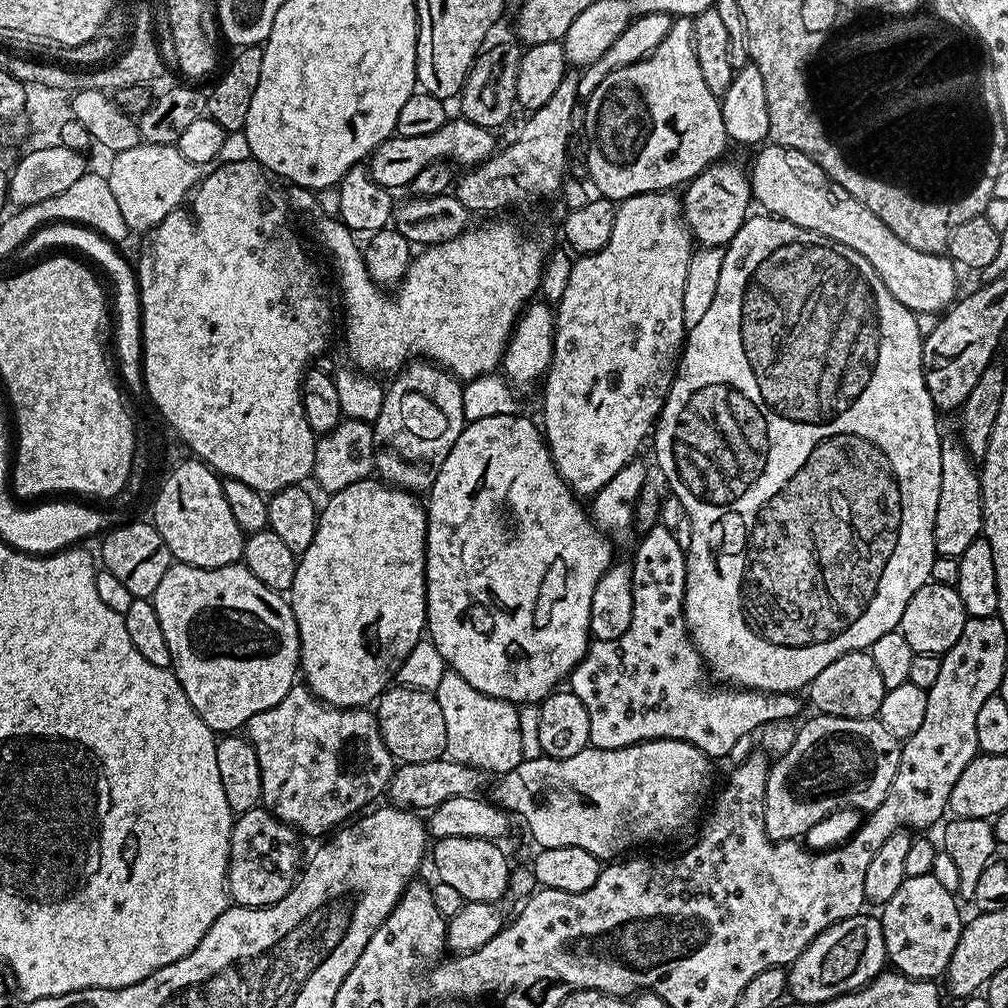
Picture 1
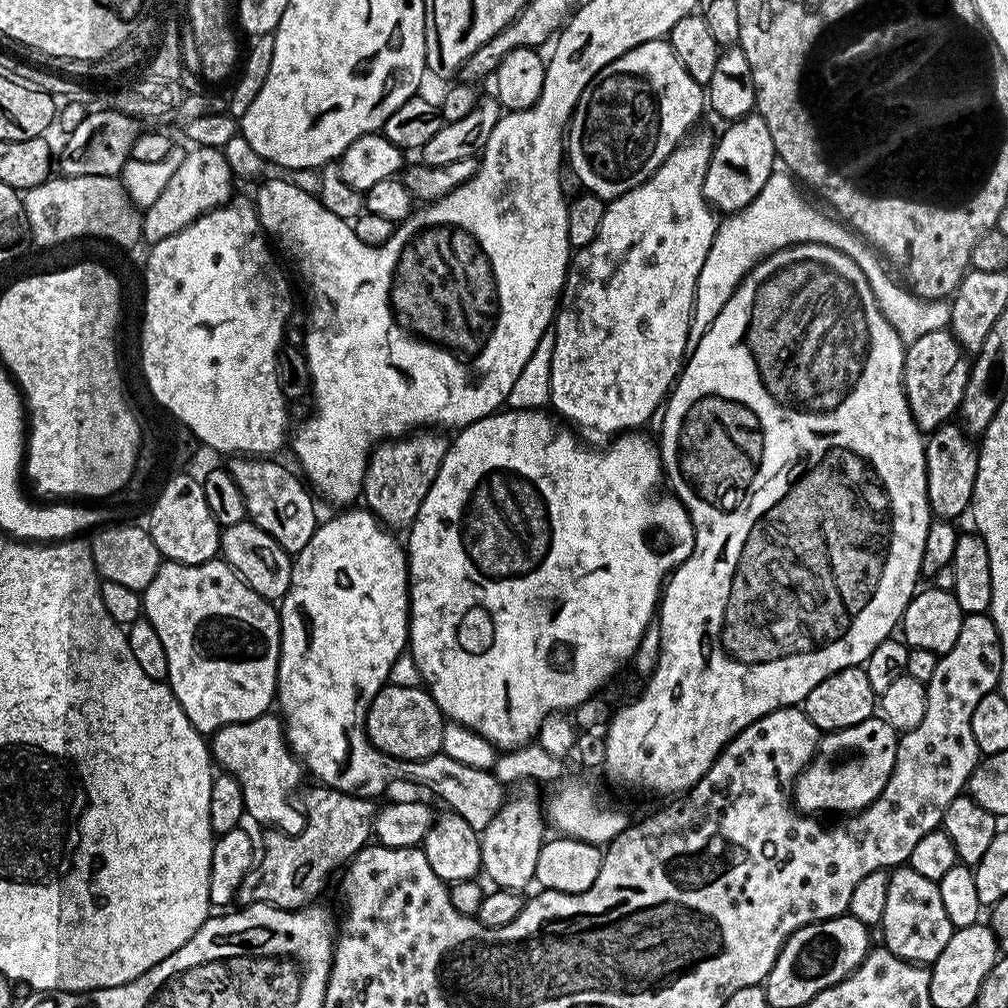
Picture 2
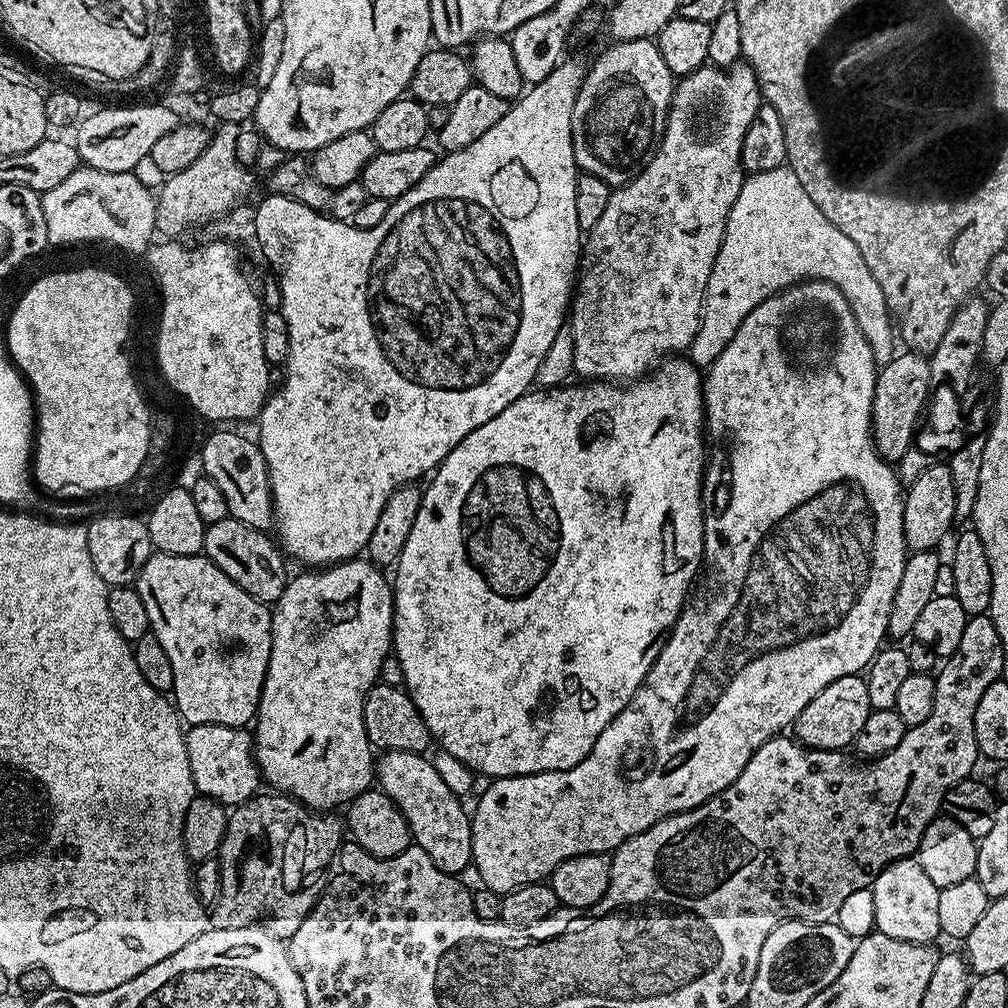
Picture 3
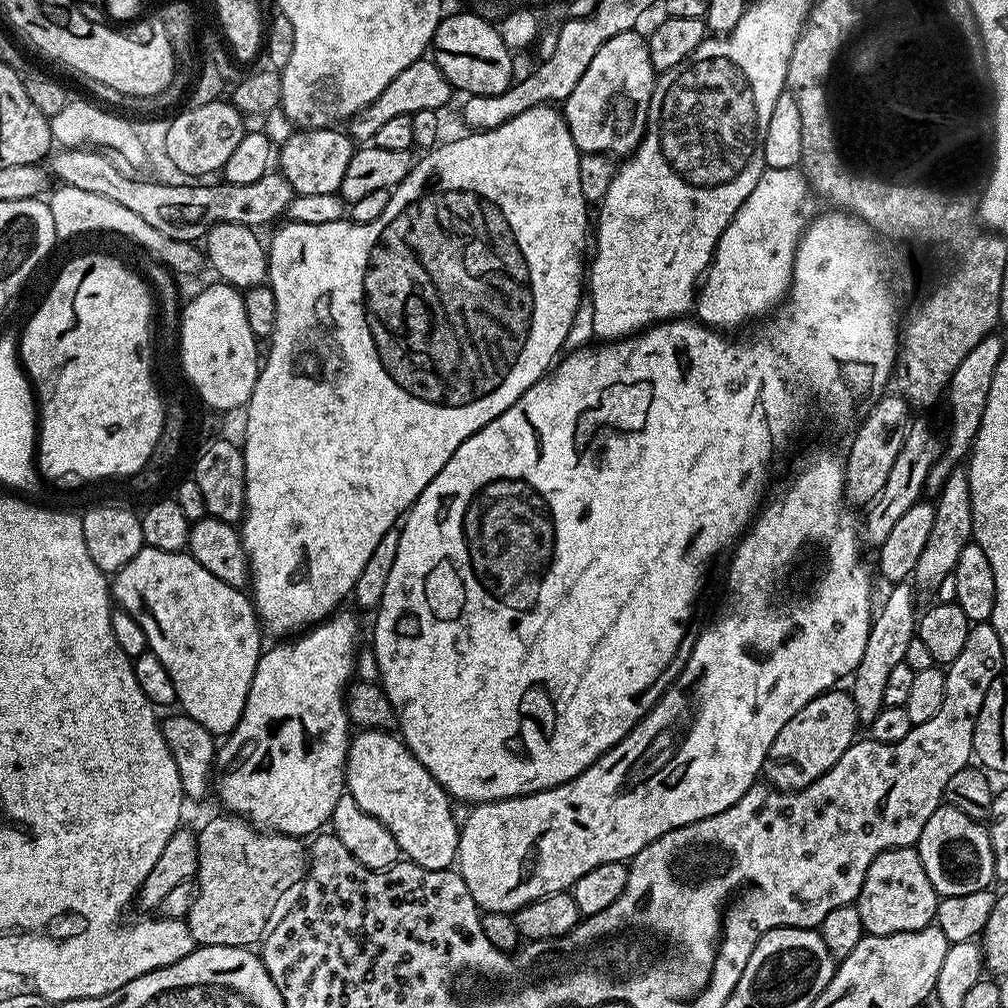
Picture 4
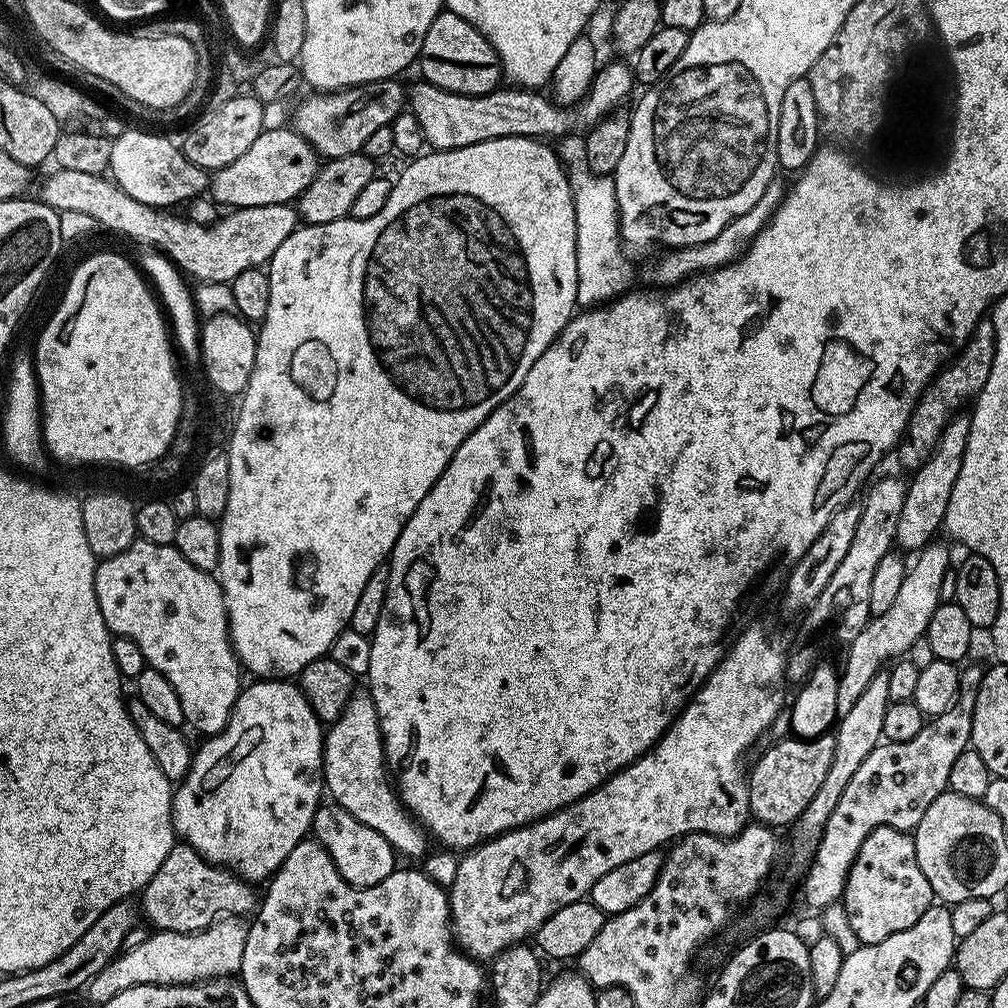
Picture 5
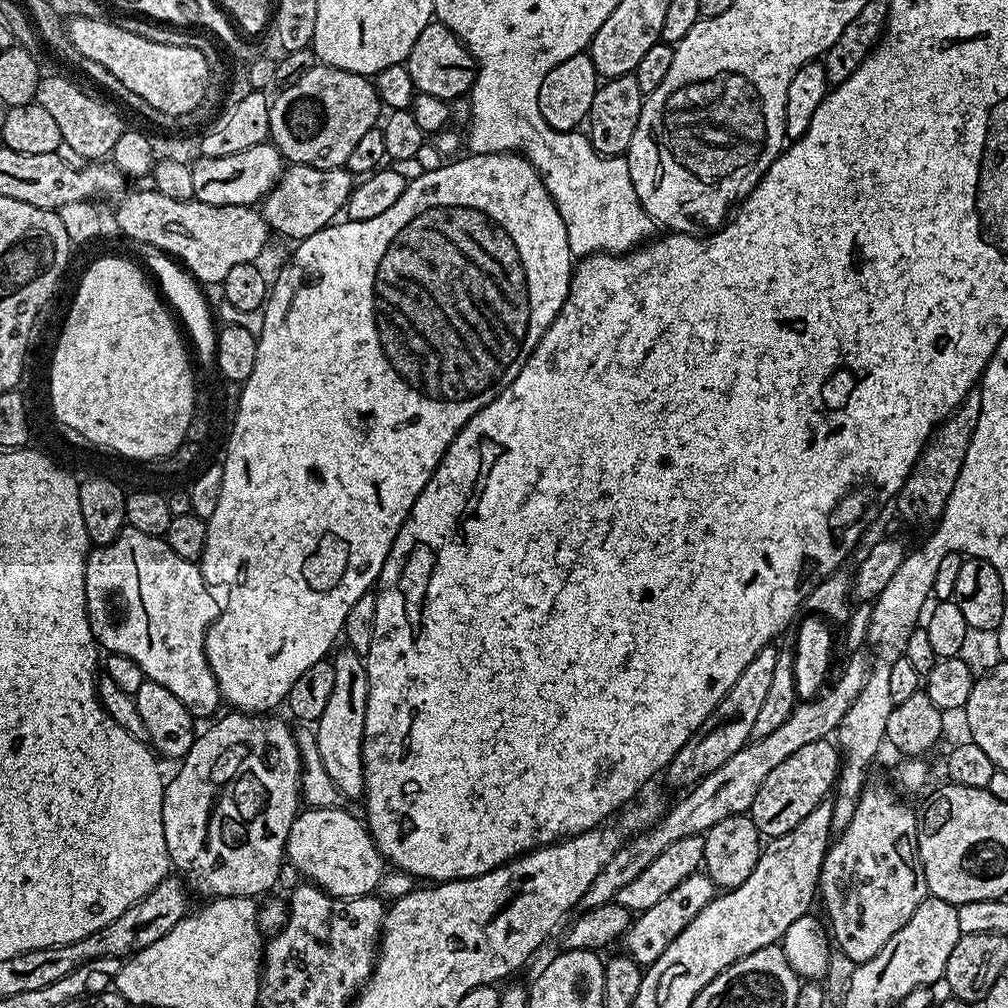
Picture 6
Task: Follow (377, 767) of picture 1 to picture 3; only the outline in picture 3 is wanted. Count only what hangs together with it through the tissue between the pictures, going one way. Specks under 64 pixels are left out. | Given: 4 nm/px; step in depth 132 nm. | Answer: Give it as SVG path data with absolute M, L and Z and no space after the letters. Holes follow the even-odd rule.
M193 724L185 731L186 758L190 758L190 774L194 778L197 793L214 798L225 806L239 806L257 795L261 787L260 769L256 767L254 755L254 736L247 727L231 728L221 724Z

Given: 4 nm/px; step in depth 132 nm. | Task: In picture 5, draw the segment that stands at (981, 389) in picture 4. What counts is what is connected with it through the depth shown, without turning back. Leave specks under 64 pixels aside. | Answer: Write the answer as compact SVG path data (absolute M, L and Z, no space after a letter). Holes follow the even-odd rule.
M964 414L953 416L950 423L942 430L930 458L926 458L924 465L911 473L912 484L910 480L905 487L902 515L898 517L898 530L896 531L896 544L905 553L919 552L927 544L933 543L935 536L932 535L936 531L939 533L943 529L946 506L950 506L950 494L954 490L954 482L958 482L958 470L962 470L962 458L969 438L969 417Z

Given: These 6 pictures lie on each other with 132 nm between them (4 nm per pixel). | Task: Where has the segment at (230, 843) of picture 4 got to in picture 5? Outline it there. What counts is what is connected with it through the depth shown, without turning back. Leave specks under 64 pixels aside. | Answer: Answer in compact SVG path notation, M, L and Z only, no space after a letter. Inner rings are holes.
M177 842L173 844L170 854L166 854L162 866L158 866L154 878L150 878L142 890L138 904L143 919L153 929L195 934L225 918L244 918L247 912L248 915L255 913L258 892L256 896L252 888L255 887L235 872L203 860L191 846Z

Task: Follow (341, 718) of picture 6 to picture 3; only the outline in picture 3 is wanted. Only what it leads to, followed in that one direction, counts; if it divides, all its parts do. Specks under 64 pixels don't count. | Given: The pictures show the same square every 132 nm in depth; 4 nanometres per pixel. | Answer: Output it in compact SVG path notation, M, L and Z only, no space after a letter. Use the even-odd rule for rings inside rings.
M406 750L384 752L381 760L374 764L374 780L379 791L385 792L398 806L398 810L406 818L408 829L412 832L415 847L426 850L430 854L430 862L438 866L438 870L460 874L464 867L472 864L472 821L469 813L464 813L461 797L455 796L441 775L432 765L427 755Z

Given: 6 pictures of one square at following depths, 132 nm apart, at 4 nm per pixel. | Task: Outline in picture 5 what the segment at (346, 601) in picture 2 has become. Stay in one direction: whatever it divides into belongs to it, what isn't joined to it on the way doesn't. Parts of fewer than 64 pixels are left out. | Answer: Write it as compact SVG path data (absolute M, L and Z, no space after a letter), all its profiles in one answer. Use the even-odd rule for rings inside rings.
M260 678L257 684L241 687L240 697L234 702L230 718L226 726L217 736L209 736L203 741L201 748L195 749L192 757L192 765L186 774L186 778L175 785L172 793L172 826L176 830L177 837L183 843L188 844L203 860L212 864L218 864L229 872L249 882L267 881L276 875L276 872L286 862L286 854L298 846L298 842L305 839L311 833L312 823L316 812L322 807L322 801L326 796L324 786L324 733L325 725L314 714L306 694L300 689L299 683L290 681L288 678Z

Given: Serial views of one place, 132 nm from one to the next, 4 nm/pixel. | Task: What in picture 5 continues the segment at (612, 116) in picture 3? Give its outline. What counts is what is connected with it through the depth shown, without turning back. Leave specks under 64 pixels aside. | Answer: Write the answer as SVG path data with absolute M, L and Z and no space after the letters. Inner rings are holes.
M604 64L593 78L588 95L580 101L575 111L571 107L560 107L543 91L525 90L519 86L508 86L485 96L467 96L442 90L423 78L417 81L413 88L407 89L407 107L414 118L418 118L418 126L422 126L425 145L435 151L445 152L503 136L563 138L575 129L572 127L576 124L576 116L584 126L597 124L608 113L617 111L623 105L620 103L631 94L634 72L629 65L627 68L624 64Z

